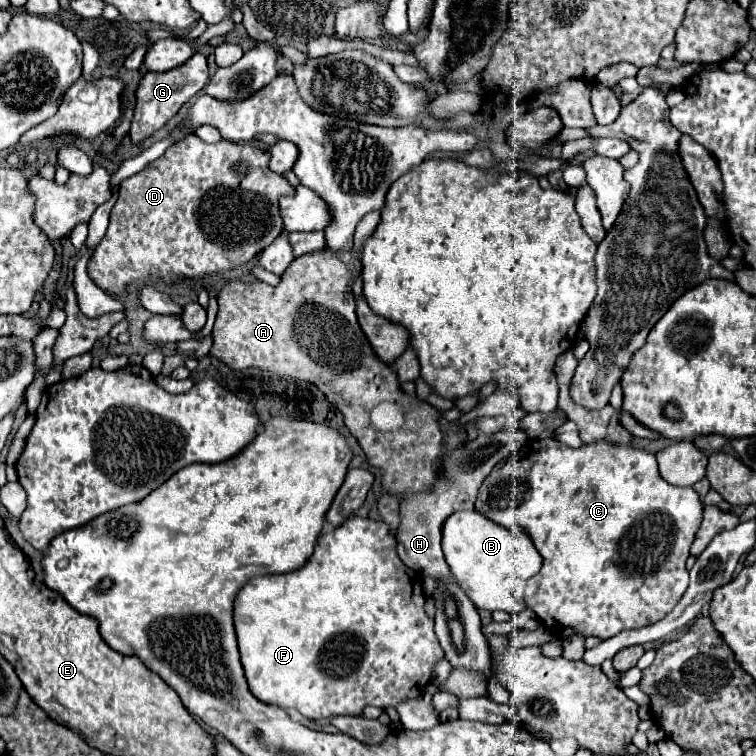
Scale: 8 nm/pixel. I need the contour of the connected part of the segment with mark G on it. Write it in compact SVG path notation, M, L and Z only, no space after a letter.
M195 52L185 64L169 70L169 72L147 72L139 84L137 90L137 104L135 104L135 114L131 120L131 140L133 144L143 142L149 138L153 132L157 132L169 118L173 118L179 108L189 102L197 92L201 92L209 82L209 72L207 72L207 58L201 52Z

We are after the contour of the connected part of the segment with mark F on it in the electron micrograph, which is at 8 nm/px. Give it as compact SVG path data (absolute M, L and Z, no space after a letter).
M351 516L349 520L345 520L343 528L321 534L313 556L307 560L307 564L303 568L289 572L289 574L257 576L257 578L249 580L249 584L245 584L245 588L241 588L241 592L237 594L235 630L237 630L239 648L241 648L241 664L245 668L245 676L249 680L251 692L267 704L281 706L283 710L295 708L305 718L311 718L311 720L345 716L345 714L359 716L365 706L377 706L377 708L397 706L399 702L407 700L413 690L415 692L423 690L423 686L431 680L435 664L445 656L445 652L437 640L437 634L435 634L435 620L425 614L425 596L423 596L419 576L401 562L401 558L397 554L397 540L391 534L389 526L381 520L357 518L357 516Z

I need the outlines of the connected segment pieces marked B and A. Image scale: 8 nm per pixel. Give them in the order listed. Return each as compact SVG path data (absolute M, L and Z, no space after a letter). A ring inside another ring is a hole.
M475 508L459 510L445 520L443 552L457 586L467 594L477 610L503 610L509 614L517 614L527 608L519 598L515 598L513 592L523 580L523 560L525 566L533 566L533 574L537 574L541 568L541 556L525 530L503 528L481 512L475 512Z
M327 248L321 252L305 254L295 258L287 270L281 274L281 282L277 286L265 284L261 280L243 282L233 280L225 284L219 292L219 312L213 326L213 346L211 356L227 364L231 370L247 370L247 368L259 368L275 376L289 376L297 380L307 380L315 384L343 414L347 428L351 434L359 440L367 462L375 468L383 470L383 488L389 494L399 496L399 500L407 500L413 494L427 492L433 488L437 480L437 472L441 472L443 456L451 450L459 448L467 442L467 432L461 424L449 422L441 416L437 408L431 406L431 410L417 410L425 402L413 402L409 394L401 390L401 384L397 380L397 372L379 360L379 356L373 352L369 340L365 338L355 312L355 298L351 292L355 270L357 270L357 258L353 252L329 252ZM383 400L411 406L407 412L407 424L401 430L395 432L379 432L371 420L369 412L373 404L379 404ZM417 430L419 430L419 462L417 462Z

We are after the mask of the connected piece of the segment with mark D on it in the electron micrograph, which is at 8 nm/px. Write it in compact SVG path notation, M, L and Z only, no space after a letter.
M191 134L119 184L119 198L111 212L105 240L95 248L91 264L87 266L89 278L99 288L119 294L131 280L203 278L205 274L243 266L283 232L279 198L289 196L293 190L295 188L281 174L269 170L267 150L227 140L207 144Z

